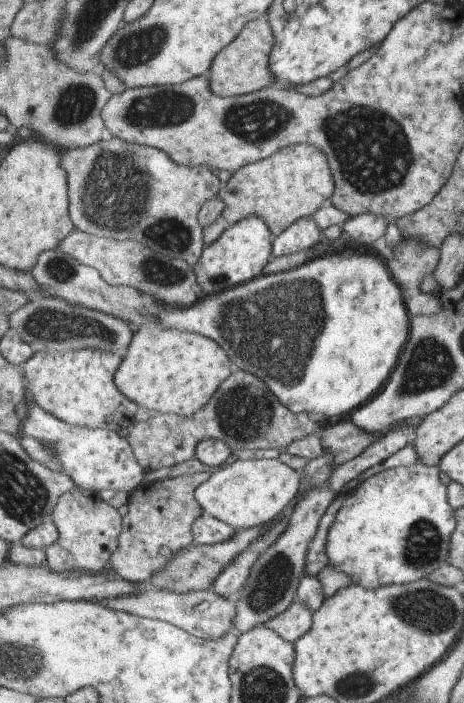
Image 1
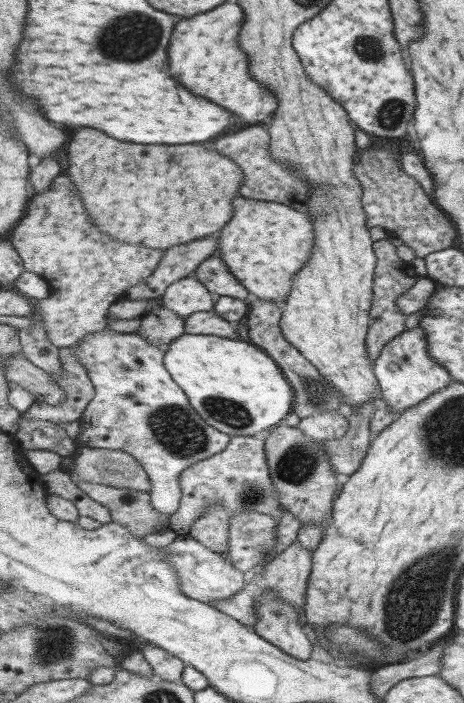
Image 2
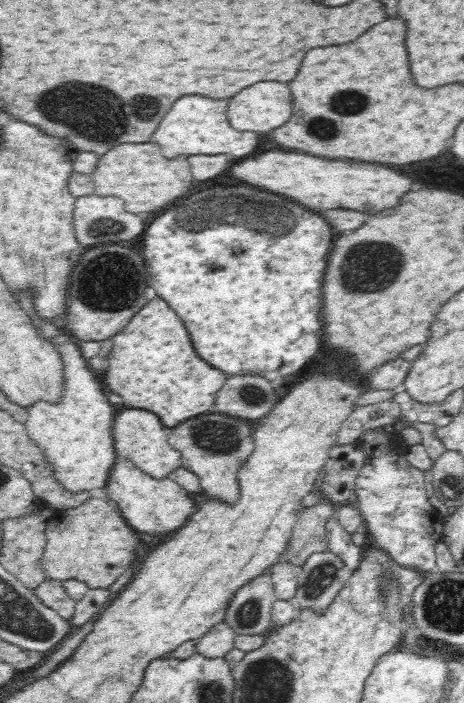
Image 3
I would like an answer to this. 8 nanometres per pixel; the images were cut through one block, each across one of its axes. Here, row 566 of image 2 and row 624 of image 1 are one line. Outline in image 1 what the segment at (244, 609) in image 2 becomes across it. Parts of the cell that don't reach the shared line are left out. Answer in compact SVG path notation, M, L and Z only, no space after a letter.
M299 600L293 606L289 606L283 614L279 614L275 620L269 620L265 626L279 632L285 640L297 644L313 630L313 610L311 606Z

